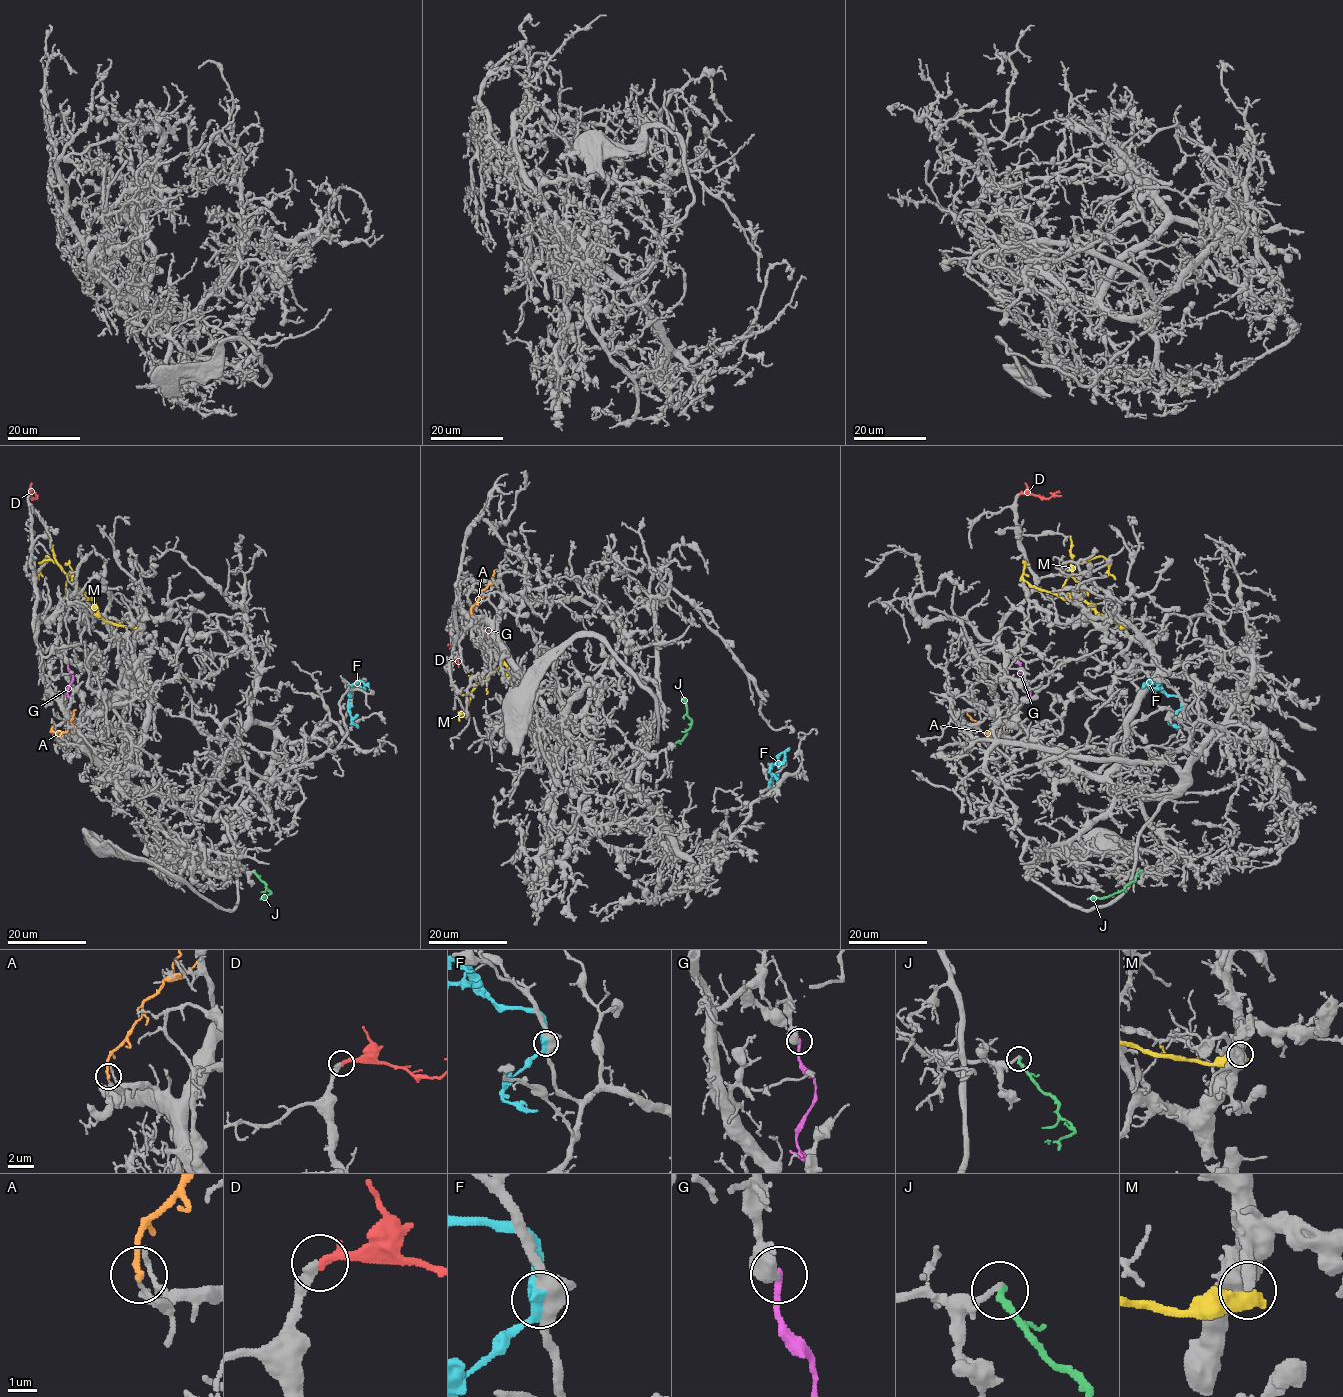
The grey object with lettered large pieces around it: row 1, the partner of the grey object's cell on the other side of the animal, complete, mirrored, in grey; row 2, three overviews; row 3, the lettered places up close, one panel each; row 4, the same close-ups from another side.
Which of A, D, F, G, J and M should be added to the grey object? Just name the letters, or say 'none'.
D

